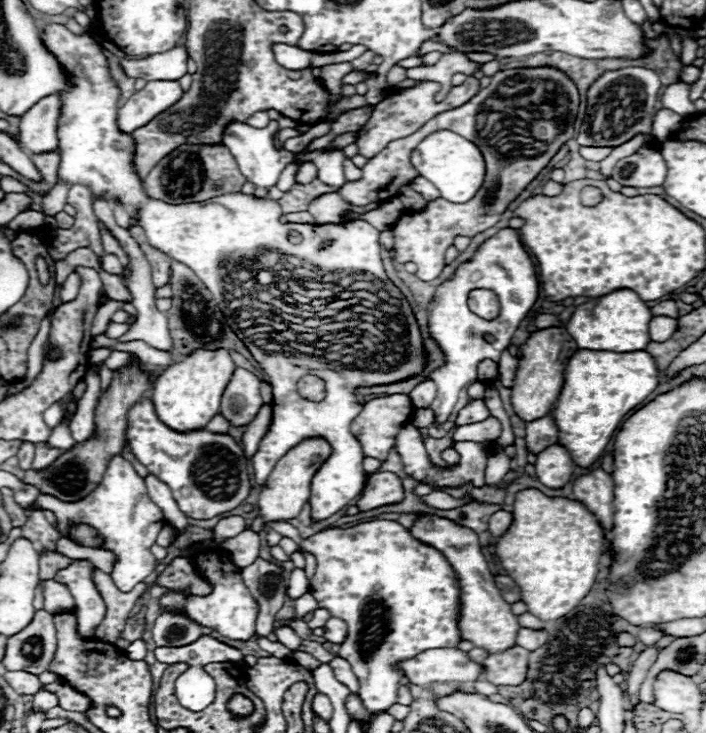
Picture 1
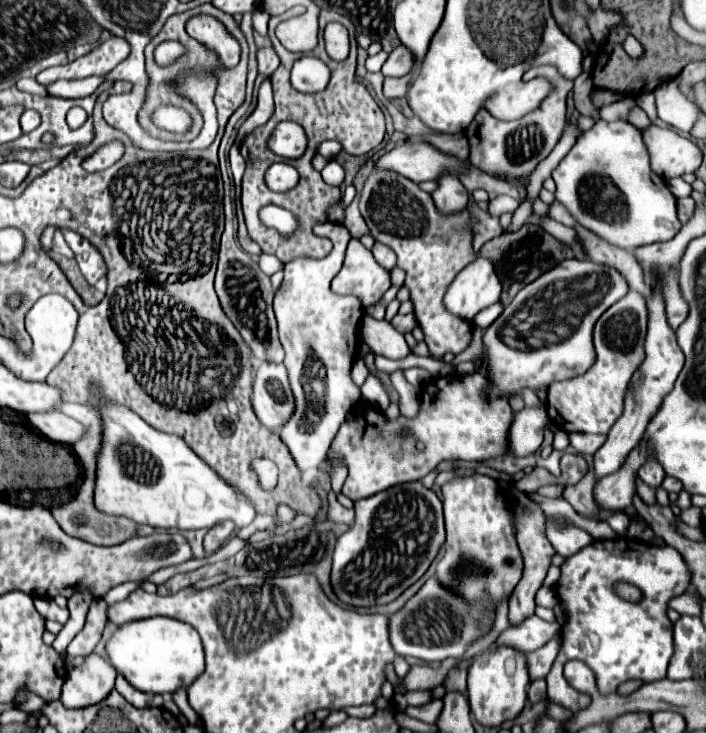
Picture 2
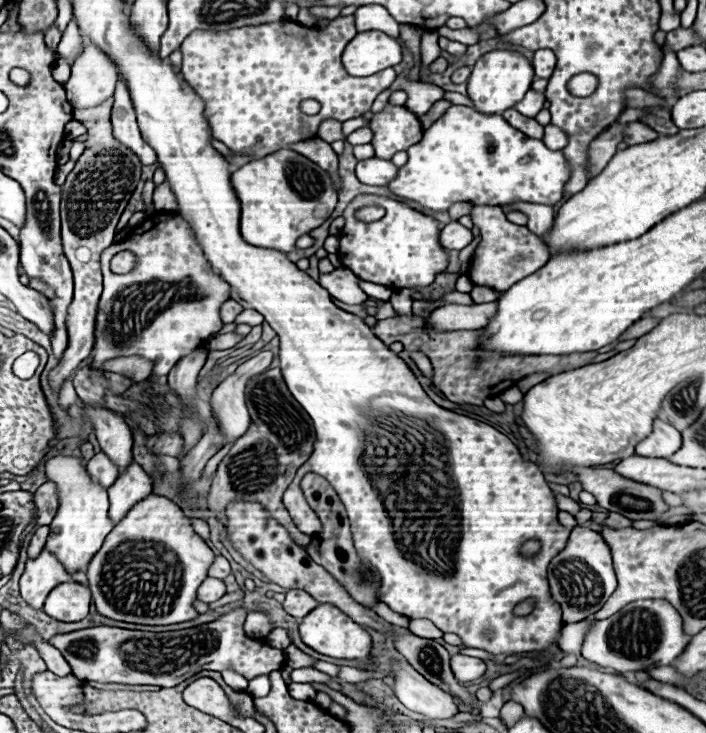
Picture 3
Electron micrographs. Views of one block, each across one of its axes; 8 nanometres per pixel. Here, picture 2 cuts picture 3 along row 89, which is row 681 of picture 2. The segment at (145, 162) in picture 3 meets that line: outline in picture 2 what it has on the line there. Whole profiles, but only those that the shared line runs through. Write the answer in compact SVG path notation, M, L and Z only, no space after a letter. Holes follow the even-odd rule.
M124 676L116 678L116 690L136 708L146 708L146 706L162 706L162 696L160 694L148 694L148 692L140 692L134 686L130 686L126 682Z

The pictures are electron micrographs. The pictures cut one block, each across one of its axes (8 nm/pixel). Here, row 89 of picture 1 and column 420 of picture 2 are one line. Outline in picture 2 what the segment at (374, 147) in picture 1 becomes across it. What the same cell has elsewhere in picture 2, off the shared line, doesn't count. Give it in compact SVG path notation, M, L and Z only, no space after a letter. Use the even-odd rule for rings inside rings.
M478 372L466 376L438 376L422 390L422 410L414 420L400 416L388 422L384 414L372 406L356 410L356 418L342 424L332 442L332 454L342 458L348 466L342 494L356 502L396 484L422 480L442 460L482 462L508 454L508 432L514 412L506 396L486 396L488 390L488 378ZM404 432L408 432L410 438L402 438ZM418 440L426 444L424 450L416 450Z

